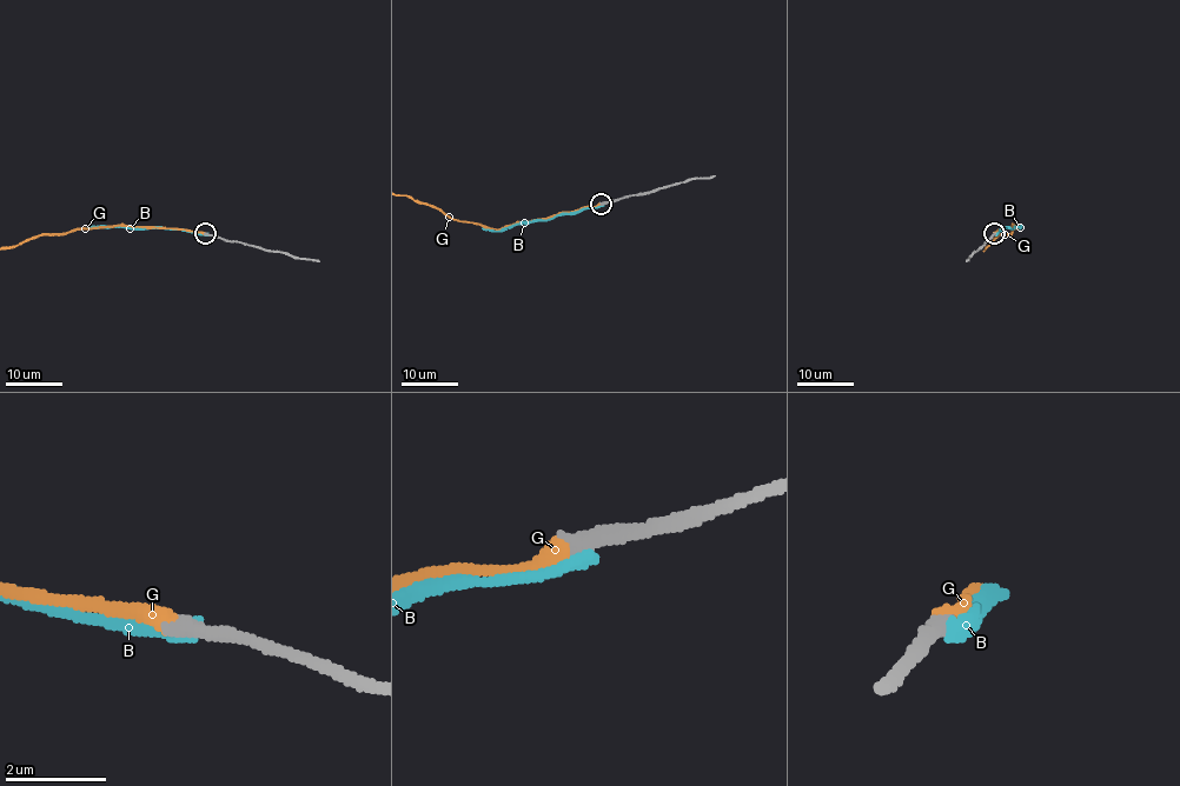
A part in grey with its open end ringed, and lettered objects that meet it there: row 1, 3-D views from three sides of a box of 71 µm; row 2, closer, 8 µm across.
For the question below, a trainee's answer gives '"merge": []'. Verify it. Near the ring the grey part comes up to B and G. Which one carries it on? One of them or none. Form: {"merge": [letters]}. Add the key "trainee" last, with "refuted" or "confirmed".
{"merge": ["G"], "trainee": "refuted"}

